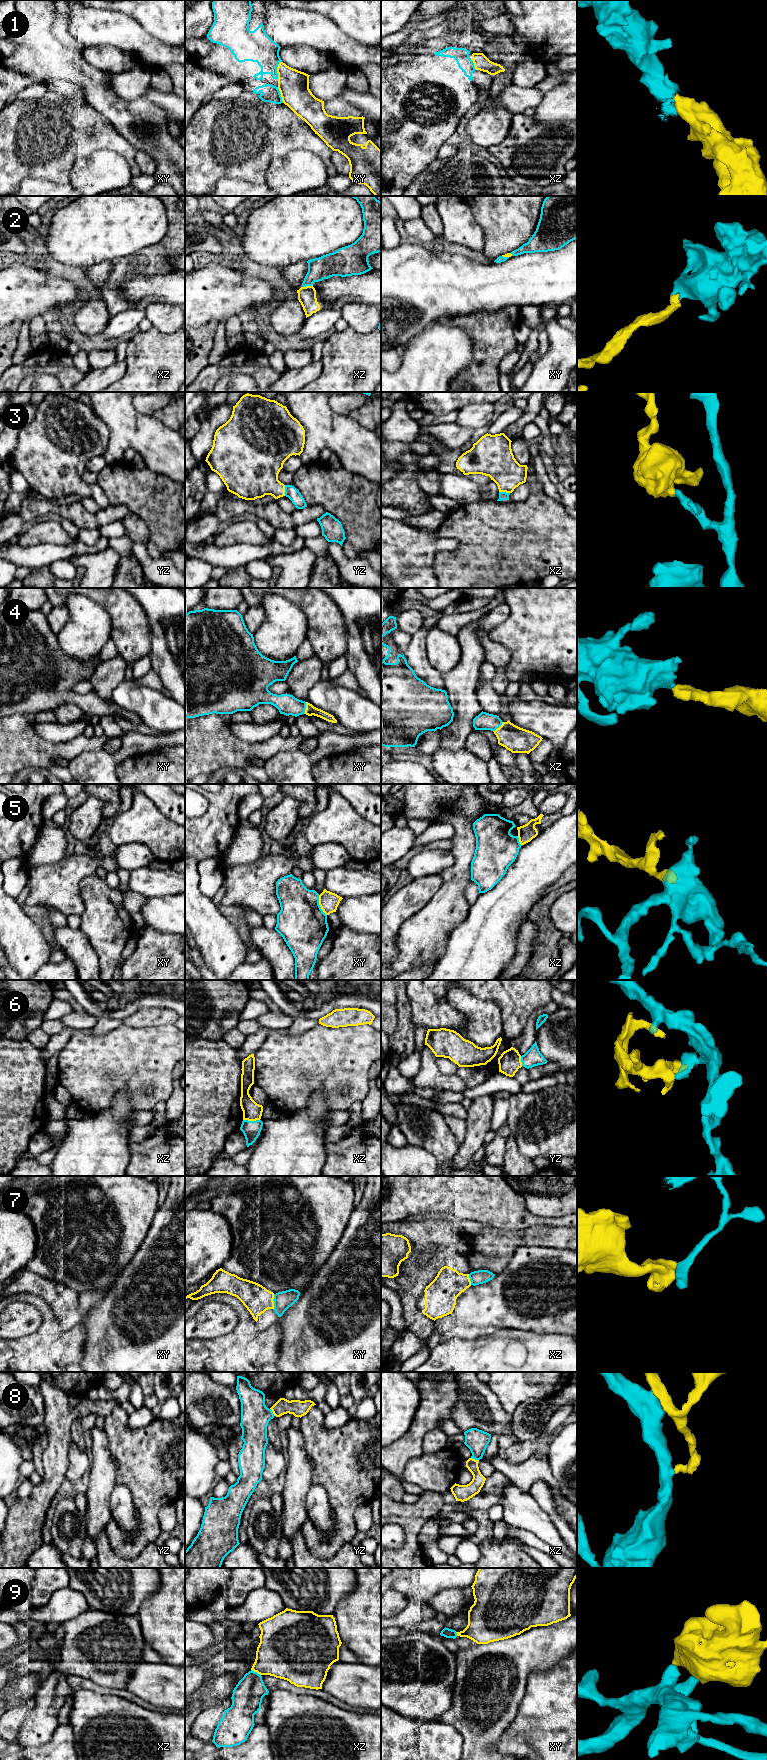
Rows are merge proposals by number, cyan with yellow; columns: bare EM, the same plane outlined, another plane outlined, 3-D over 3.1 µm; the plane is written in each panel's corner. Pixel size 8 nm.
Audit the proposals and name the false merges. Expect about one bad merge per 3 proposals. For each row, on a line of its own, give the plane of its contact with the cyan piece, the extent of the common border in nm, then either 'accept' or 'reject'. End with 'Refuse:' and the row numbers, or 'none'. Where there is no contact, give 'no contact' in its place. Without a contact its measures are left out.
1: contact in xy; length 140 nm; accept
2: contact in xz; length 90 nm; accept
3: contact in yz; length 90 nm; accept
4: contact in xy; length 100 nm; accept
5: contact in xy; length 180 nm; reject
6: contact in xz; length 140 nm; reject
7: contact in xy; length 130 nm; reject
8: contact in xz; length 70 nm; accept
9: contact in xz; length 90 nm; accept
Refuse: 5, 6, 7

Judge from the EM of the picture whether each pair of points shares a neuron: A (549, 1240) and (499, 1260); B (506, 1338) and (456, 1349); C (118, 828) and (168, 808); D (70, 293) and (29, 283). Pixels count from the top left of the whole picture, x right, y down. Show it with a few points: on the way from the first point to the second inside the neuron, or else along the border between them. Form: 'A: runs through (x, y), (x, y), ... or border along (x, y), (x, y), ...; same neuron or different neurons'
A: runs through (536, 1239), (518, 1240), (511, 1247); same neuron
B: runs through (494, 1345), (490, 1349), (468, 1349); same neuron
C: border along (145, 794), (174, 822); different neurons
D: runs through (60, 292), (39, 292); same neuron

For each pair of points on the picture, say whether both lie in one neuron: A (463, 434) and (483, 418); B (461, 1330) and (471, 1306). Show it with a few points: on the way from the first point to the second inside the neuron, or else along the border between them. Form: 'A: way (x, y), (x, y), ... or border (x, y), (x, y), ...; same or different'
A: border (455, 422), (462, 426), (470, 427), (473, 430); different
B: way (467, 1324), (471, 1320), (471, 1312); same

